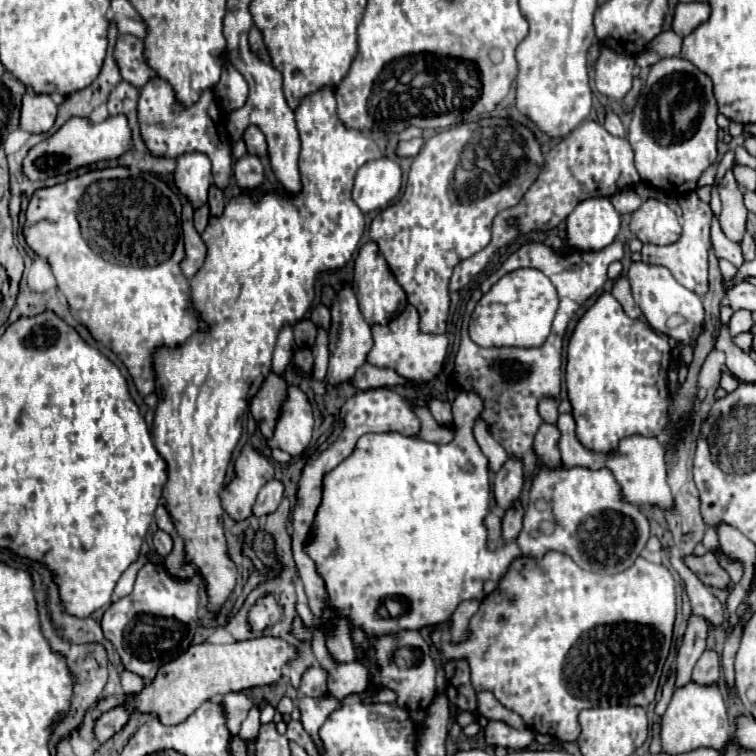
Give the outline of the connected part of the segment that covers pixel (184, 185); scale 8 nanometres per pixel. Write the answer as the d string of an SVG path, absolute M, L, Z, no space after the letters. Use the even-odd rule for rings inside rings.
M188 152L176 158L174 182L182 194L188 196L194 208L200 208L208 200L208 188L212 184L210 160L202 152Z

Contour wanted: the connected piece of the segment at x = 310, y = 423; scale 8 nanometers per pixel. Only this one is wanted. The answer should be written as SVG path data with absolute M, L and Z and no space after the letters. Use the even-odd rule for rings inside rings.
M288 386L288 396L280 406L274 436L268 438L270 448L280 448L290 456L300 456L310 444L314 430L314 414L308 396L298 386Z

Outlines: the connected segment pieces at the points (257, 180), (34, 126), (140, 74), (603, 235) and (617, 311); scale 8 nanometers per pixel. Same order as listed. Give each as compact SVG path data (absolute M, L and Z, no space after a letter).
M244 154L234 164L234 180L240 188L256 188L264 180L264 170L260 158L254 154Z
M26 92L22 100L22 116L20 116L20 128L32 134L48 132L58 114L58 104L48 94L36 94Z
M122 34L114 50L116 62L120 64L120 74L126 82L136 88L144 88L148 80L156 78L156 70L148 66L144 58L144 42L132 34Z
M588 198L580 202L568 216L566 232L568 232L568 244L574 248L584 252L602 250L616 240L616 234L620 232L620 214L614 210L610 198Z
M604 292L592 308L578 320L566 356L566 386L568 398L572 402L572 414L576 420L576 436L586 448L594 452L610 452L616 444L632 434L658 436L668 424L668 366L670 366L670 344L666 336L652 332L642 320L632 320L624 314L620 302Z

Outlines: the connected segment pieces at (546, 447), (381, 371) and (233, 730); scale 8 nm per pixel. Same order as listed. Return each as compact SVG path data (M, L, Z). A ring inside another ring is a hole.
M544 422L536 434L536 454L540 456L542 464L548 464L550 468L560 466L560 430L556 424Z
M364 364L358 368L356 376L352 378L354 384L360 390L370 390L370 388L384 388L384 386L408 386L414 384L412 380L402 378L396 370L392 368L378 368L372 364Z
M232 692L224 698L224 708L226 708L226 716L228 716L228 728L230 728L230 734L238 734L240 730L240 724L242 720L246 718L248 710L252 708L254 704L250 702L250 698L242 692Z

